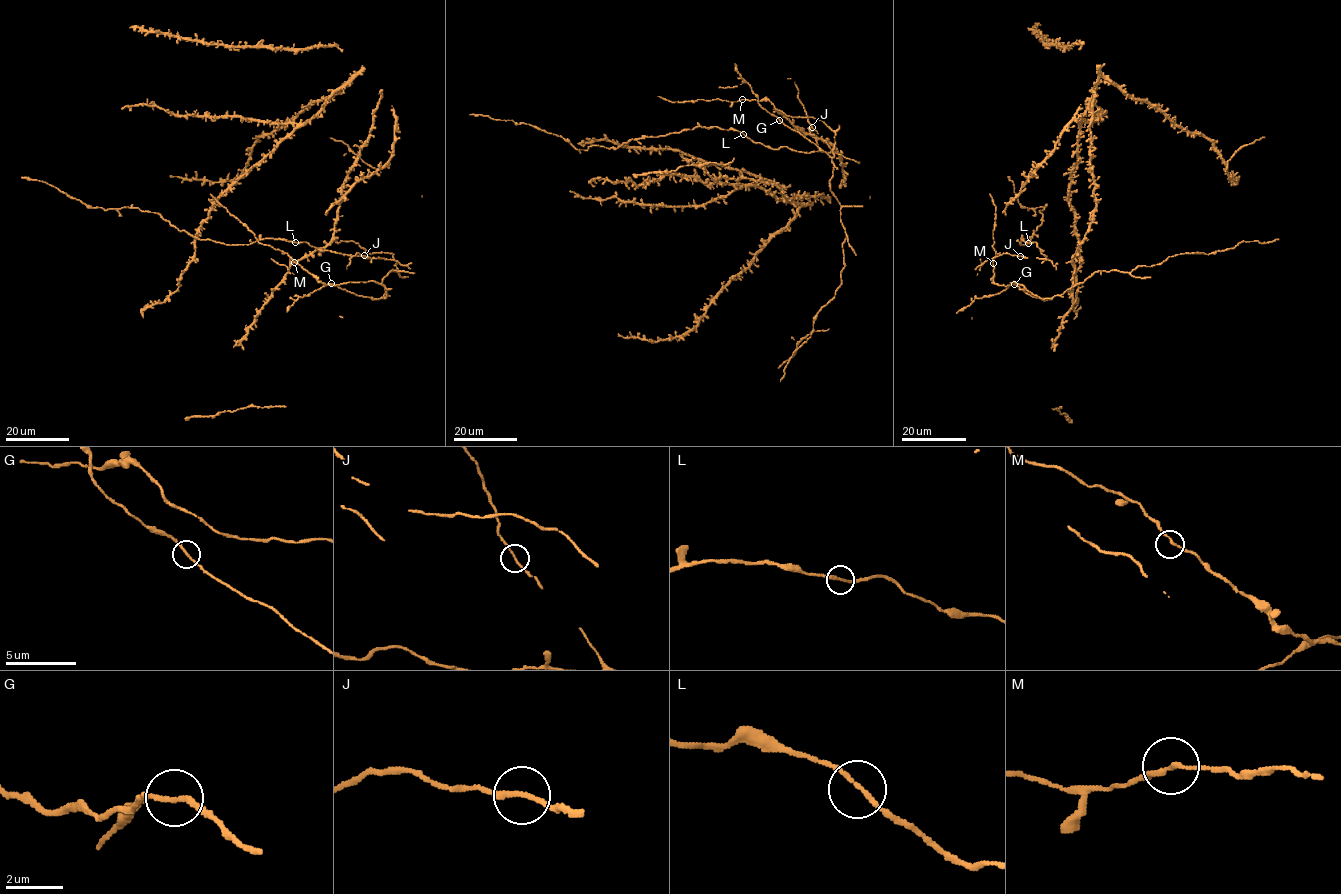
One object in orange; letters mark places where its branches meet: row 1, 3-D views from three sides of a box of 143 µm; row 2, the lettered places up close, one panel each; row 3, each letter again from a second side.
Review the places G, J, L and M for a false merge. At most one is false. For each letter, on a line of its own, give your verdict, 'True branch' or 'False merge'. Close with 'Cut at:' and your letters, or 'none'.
G: True branch
J: True branch
L: True branch
M: True branch
Cut at: none

